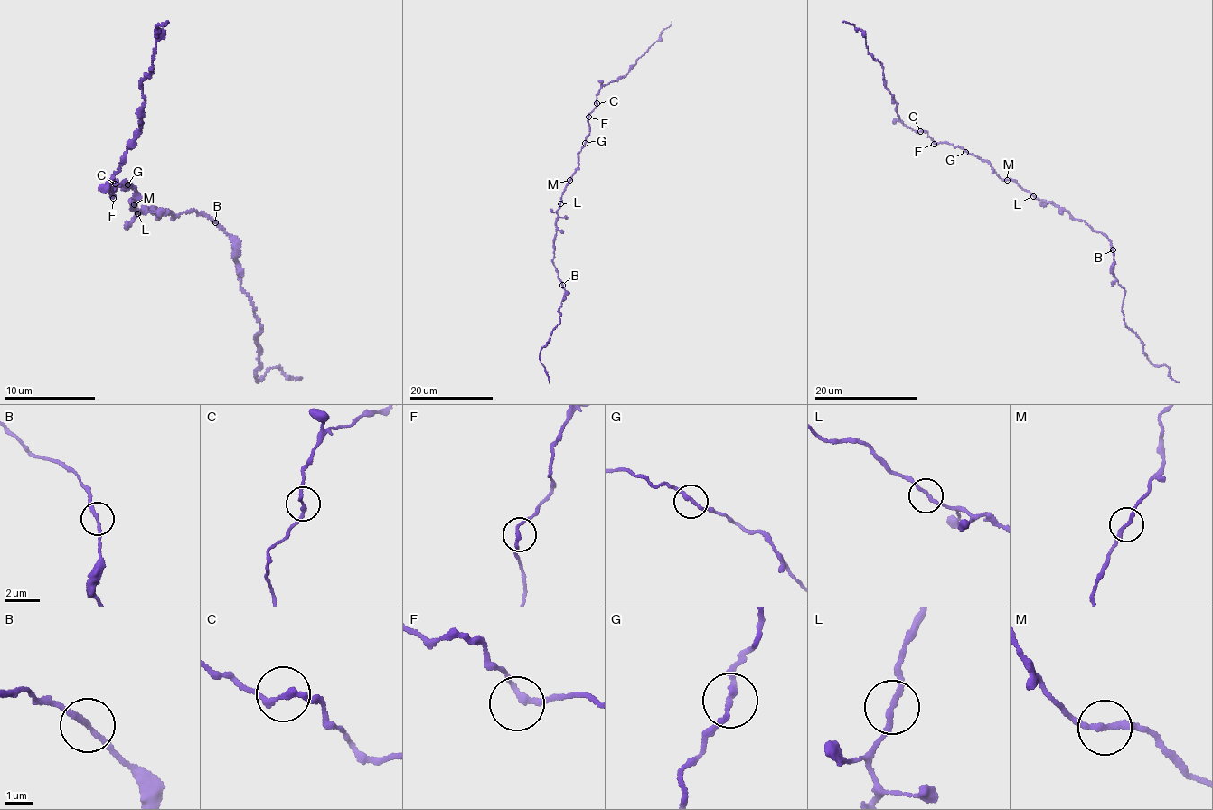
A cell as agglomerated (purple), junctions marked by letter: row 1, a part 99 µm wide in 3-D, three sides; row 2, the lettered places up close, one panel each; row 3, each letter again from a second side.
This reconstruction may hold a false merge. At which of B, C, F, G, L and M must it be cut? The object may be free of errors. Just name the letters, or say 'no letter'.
no letter

